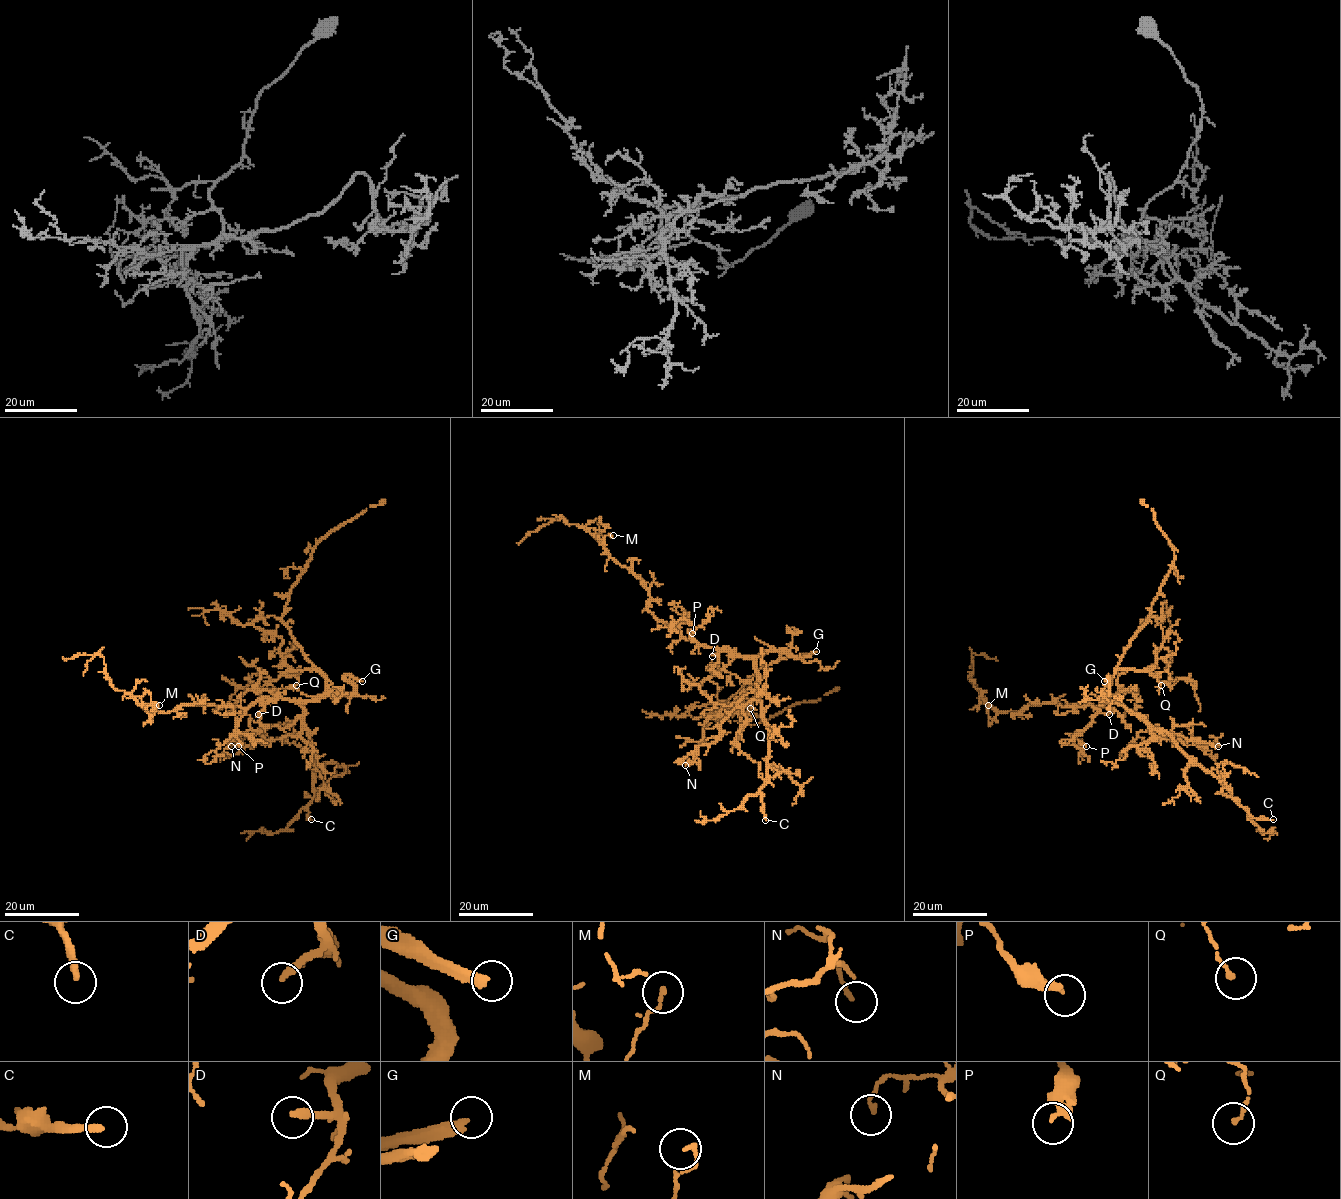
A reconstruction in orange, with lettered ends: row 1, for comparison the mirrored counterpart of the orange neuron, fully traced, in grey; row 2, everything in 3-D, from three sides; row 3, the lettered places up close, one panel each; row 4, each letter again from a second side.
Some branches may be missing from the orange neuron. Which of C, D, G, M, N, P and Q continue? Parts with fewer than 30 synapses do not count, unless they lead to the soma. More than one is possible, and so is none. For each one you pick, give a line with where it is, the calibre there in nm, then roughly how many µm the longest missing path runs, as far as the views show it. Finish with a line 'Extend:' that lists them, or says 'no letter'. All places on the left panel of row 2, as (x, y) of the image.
C: Place: (311, 819). Thickness 240 nm. Missing length about 20 µm
D: Place: (258, 714). Thickness 240 nm. Missing length about 20 µm
G: Place: (362, 681). Thickness 320 nm. Missing length about 90 µm
Extend: C, D, G

